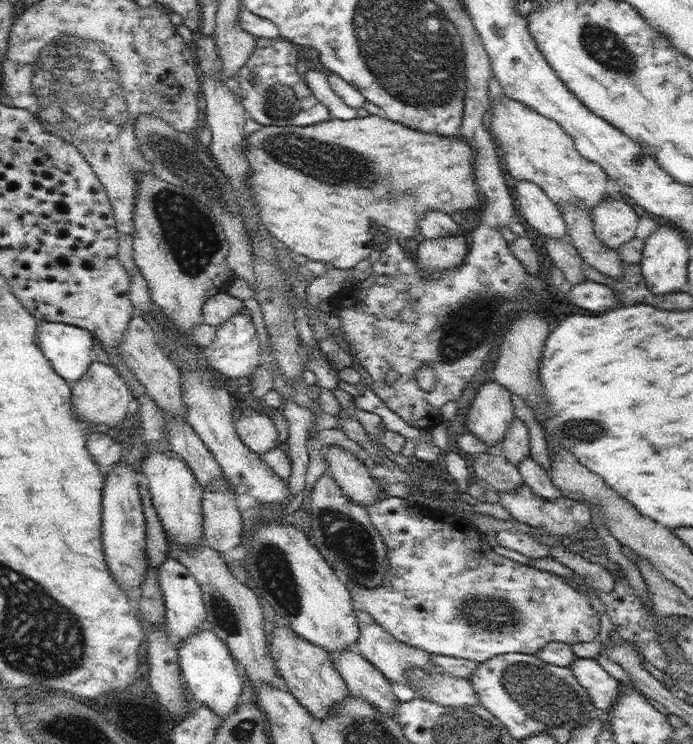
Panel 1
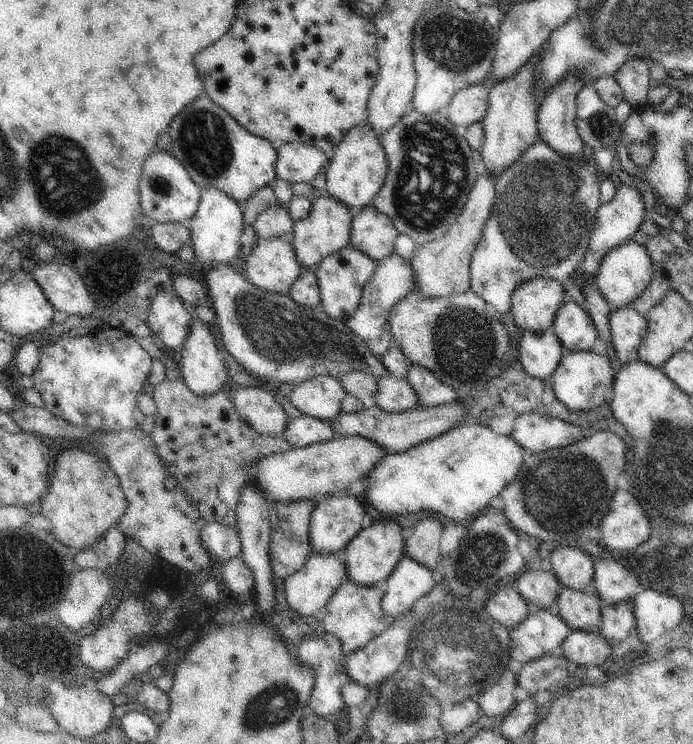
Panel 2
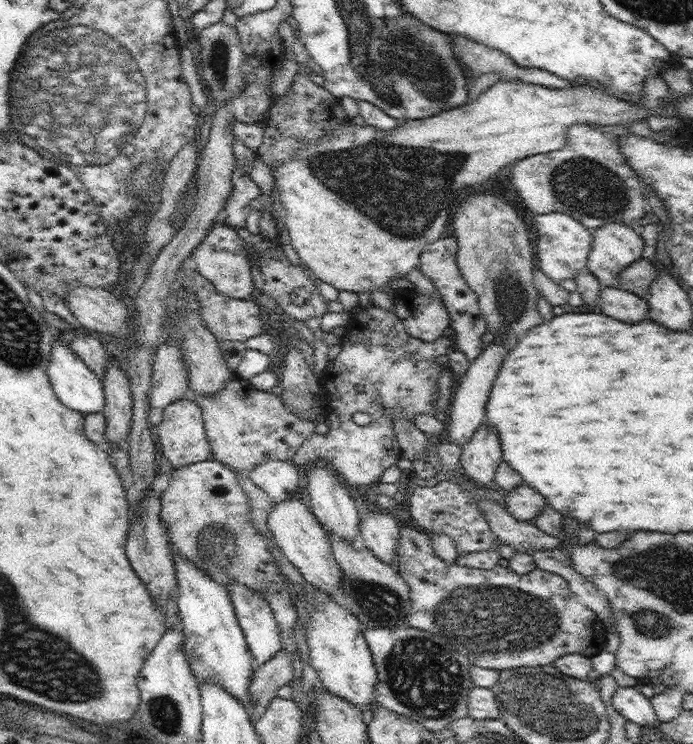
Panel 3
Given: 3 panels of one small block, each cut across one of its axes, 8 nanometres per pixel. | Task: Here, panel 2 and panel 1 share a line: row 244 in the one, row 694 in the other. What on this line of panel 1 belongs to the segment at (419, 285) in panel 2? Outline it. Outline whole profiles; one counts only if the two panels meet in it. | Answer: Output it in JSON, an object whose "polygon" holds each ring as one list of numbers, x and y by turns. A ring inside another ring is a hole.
{"polygon":[[422,668,410,670,408,677,428,699,442,706,467,707,479,702,478,693,469,679,443,672,432,674]]}

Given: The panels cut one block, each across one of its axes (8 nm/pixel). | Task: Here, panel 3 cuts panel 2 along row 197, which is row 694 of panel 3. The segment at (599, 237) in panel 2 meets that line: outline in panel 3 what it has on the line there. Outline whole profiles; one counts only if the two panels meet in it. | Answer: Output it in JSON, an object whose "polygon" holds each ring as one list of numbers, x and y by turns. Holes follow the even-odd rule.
{"polygon":[[617,686,612,696,612,705,626,720,636,722,641,728,654,727,659,723,650,699,640,693,635,686]]}

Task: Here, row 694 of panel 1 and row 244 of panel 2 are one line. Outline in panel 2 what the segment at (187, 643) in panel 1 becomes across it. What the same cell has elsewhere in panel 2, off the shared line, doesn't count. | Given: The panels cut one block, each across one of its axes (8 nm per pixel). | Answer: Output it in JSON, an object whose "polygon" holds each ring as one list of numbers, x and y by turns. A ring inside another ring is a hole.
{"polygon":[[210,187,201,191,201,199,198,210,188,223,191,230,191,242,193,245,196,262,204,270,222,263,232,263,240,249,240,236,244,228,243,212,240,203,237,203,228,193]]}

